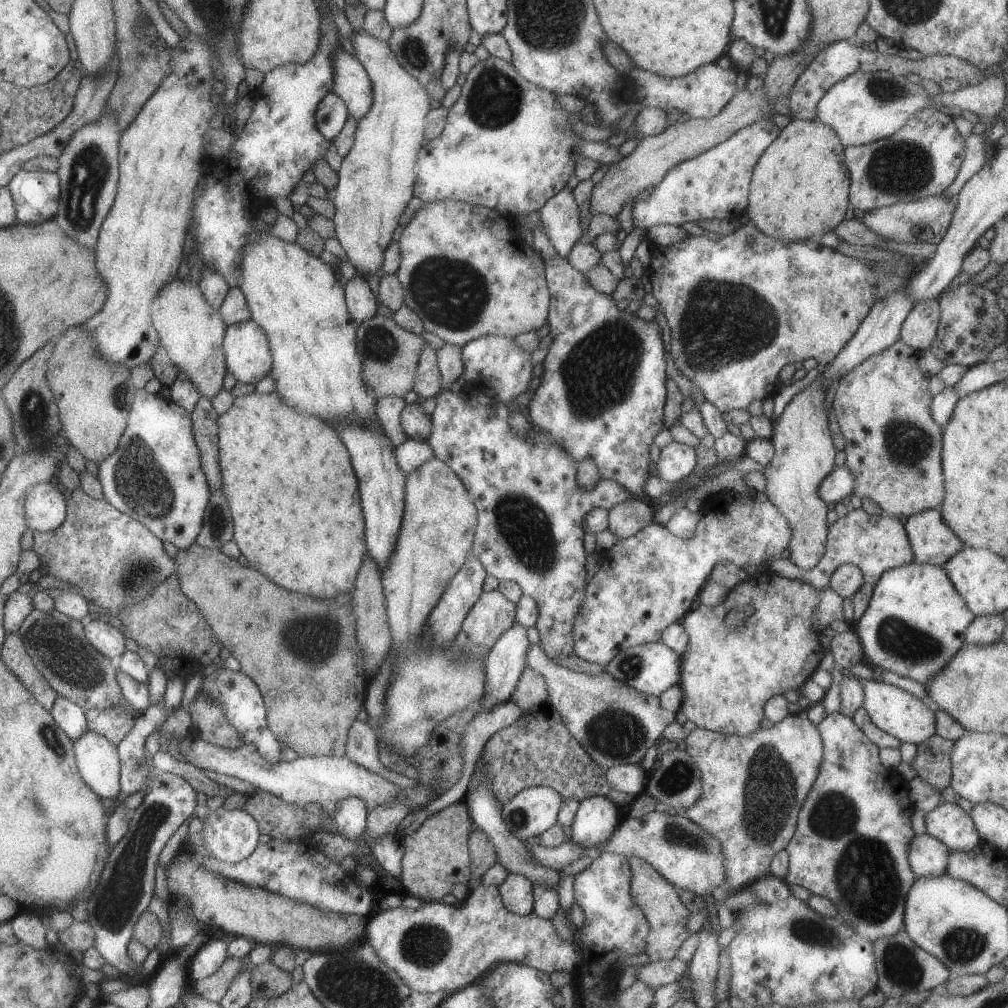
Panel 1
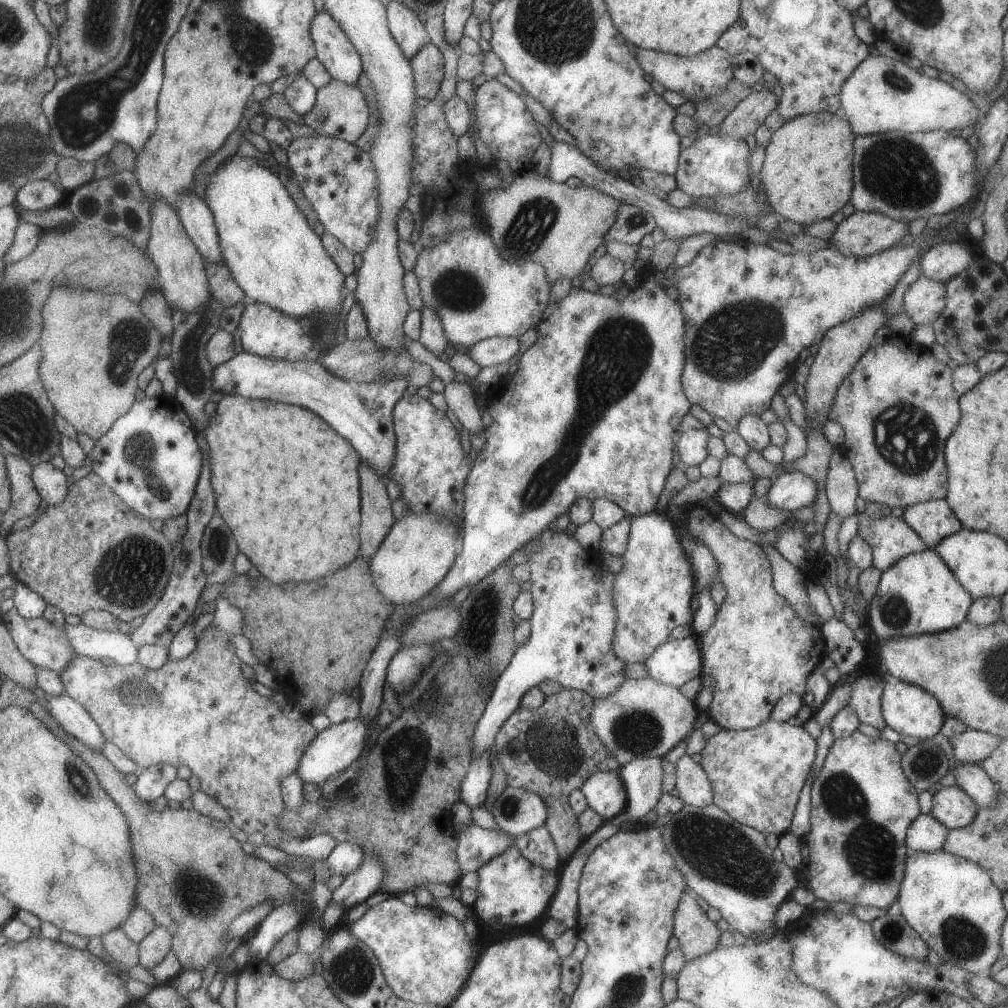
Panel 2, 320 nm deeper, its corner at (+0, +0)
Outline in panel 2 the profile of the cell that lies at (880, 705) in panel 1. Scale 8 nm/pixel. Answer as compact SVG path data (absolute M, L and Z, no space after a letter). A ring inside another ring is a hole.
M894 679L882 684L880 710L886 726L898 734L917 740L935 736L945 718L942 707L931 694L919 686Z

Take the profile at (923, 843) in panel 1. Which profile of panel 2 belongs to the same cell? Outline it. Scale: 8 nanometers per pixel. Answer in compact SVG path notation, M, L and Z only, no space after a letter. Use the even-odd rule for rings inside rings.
M920 813L907 828L904 844L909 854L929 854L943 849L947 834L948 829L937 822L930 813Z

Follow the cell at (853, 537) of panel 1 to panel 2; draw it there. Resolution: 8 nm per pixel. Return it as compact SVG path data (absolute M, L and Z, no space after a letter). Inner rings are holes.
M857 513L857 521L857 536L871 548L872 566L880 573L901 558L927 549L902 518L873 519Z

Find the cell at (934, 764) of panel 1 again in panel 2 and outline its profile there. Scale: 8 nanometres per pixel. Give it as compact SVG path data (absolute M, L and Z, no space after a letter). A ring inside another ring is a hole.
M966 729L949 739L951 753L957 764L978 764L999 746L1001 739L982 731Z

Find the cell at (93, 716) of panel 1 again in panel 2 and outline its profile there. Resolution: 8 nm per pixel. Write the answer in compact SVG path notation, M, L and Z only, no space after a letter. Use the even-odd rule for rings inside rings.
M209 625L205 628L205 632L199 636L195 648L193 648L193 651L188 656L185 656L183 660L168 661L163 667L153 670L147 670L147 668L143 668L141 664L137 663L121 666L115 664L105 666L101 661L76 655L65 666L63 674L58 674L58 676L63 684L64 694L67 694L69 698L75 700L79 706L83 706L83 709L91 716L95 725L99 726L99 731L103 734L103 739L111 742L116 748L119 748L119 751L124 756L127 756L129 760L135 762L139 769L147 768L147 766L158 763L171 764L175 768L179 765L188 767L191 775L195 775L199 779L199 790L207 794L208 798L213 798L215 802L219 802L219 805L223 806L224 810L227 810L229 821L233 826L243 831L246 836L253 832L261 832L265 836L265 843L271 847L275 847L283 838L288 838L287 832L277 826L283 808L279 782L281 782L281 778L285 778L287 774L291 774L291 772L297 770L299 760L303 758L309 742L315 738L316 731L311 726L309 720L305 720L303 717L297 721L288 720L283 717L279 706L275 702L271 702L268 697L261 697L257 692L253 691L250 682L245 680L243 674L241 674L241 660L237 658L233 651L233 646L229 643L227 639L229 636L228 633L223 633L221 630L217 630L215 626Z

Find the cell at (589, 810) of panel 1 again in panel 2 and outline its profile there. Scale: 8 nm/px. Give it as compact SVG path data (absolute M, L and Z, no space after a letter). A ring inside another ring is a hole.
M617 771L595 772L579 789L588 808L604 822L609 822L626 810L627 796L617 774Z

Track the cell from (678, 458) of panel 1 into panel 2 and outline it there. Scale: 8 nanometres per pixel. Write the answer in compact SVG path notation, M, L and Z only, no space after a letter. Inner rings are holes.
M681 428L681 433L676 445L679 461L687 467L700 465L708 456L706 441L710 435L704 428L699 430Z

